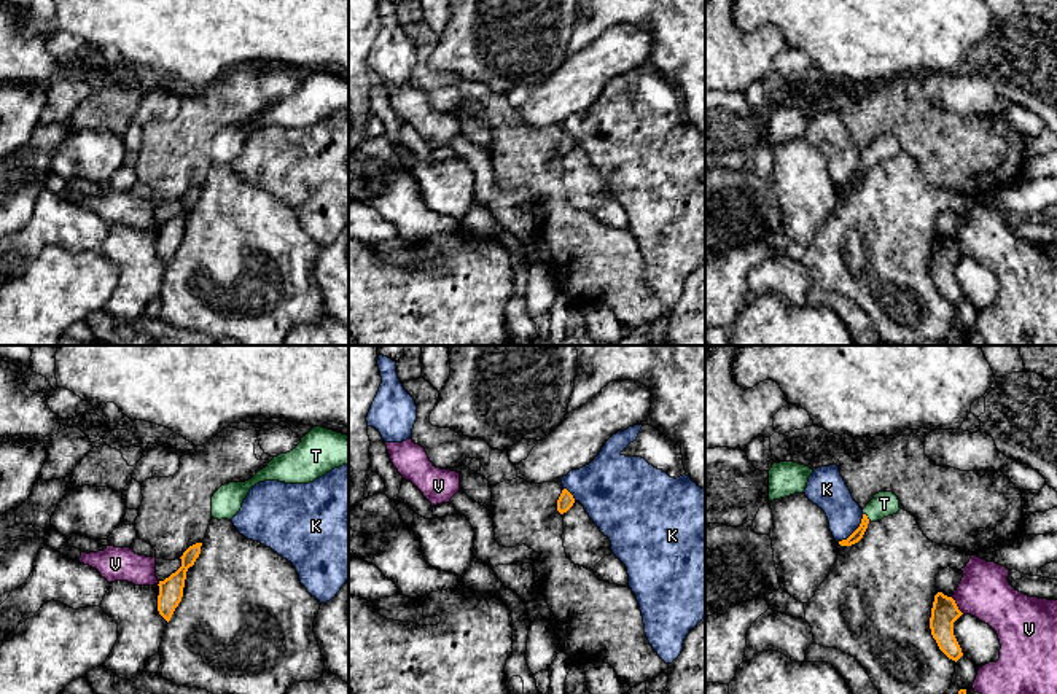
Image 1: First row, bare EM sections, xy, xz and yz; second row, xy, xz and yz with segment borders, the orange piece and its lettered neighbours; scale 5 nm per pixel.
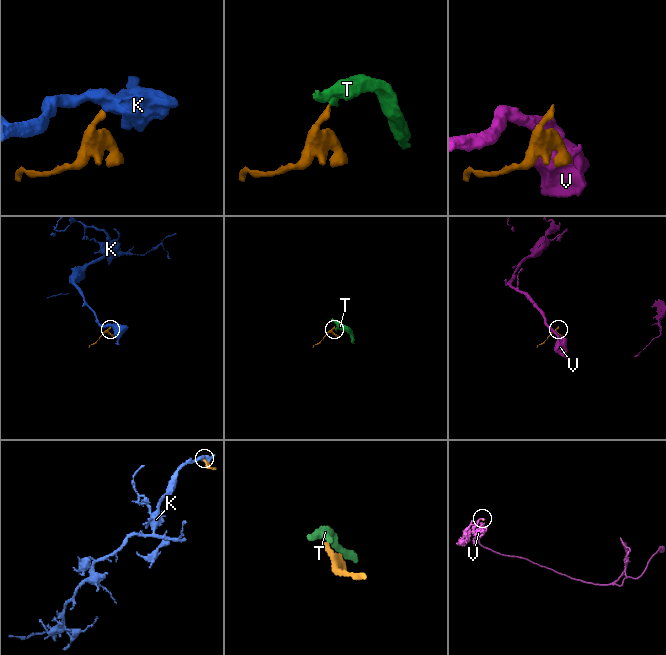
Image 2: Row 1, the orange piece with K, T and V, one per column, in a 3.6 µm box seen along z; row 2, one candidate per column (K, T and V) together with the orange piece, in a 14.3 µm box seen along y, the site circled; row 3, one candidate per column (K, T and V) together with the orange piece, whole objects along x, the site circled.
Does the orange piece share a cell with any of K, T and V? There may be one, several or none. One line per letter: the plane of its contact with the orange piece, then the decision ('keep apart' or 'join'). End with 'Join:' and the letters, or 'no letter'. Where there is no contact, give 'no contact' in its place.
K: meets orange in yz; keep apart
T: meets orange in yz; join
V: meets orange in yz; keep apart
Join: T

